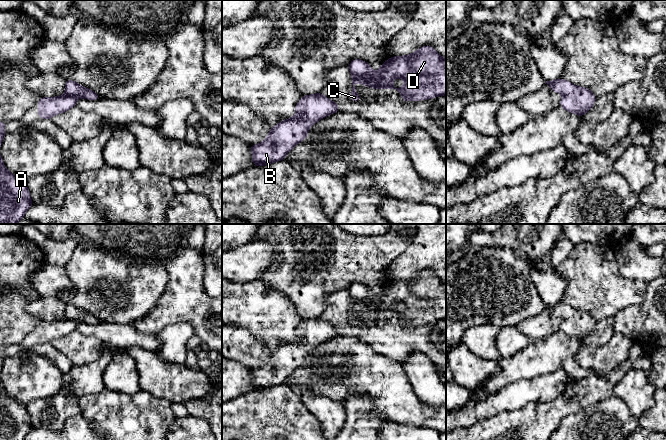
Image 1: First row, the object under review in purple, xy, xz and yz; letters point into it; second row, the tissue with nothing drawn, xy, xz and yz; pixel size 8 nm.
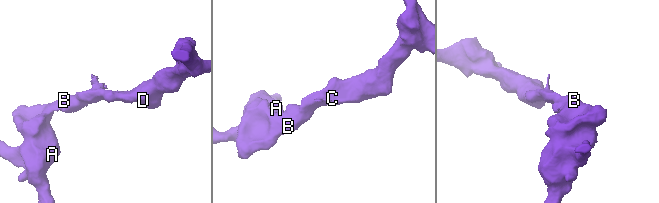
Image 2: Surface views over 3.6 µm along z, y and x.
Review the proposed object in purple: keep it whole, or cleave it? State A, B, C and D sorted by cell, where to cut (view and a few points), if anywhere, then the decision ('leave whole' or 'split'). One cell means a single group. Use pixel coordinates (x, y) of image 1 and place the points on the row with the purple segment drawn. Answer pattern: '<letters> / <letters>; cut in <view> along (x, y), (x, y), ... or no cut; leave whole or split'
A B C D; no cut; leave whole

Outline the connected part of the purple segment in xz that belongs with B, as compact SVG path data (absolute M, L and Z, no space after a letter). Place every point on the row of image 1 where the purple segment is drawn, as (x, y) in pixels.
M321 93L304 95L295 106L296 115L292 118L279 122L269 129L269 135L262 143L250 145L252 162L256 167L284 160L285 156L308 136L308 130L314 123L330 114L340 112L339 106Z

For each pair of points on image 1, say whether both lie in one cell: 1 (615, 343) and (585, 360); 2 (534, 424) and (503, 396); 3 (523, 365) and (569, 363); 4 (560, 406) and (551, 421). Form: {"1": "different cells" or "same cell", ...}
{"1": "same cell", "2": "different cells", "3": "different cells", "4": "same cell"}

